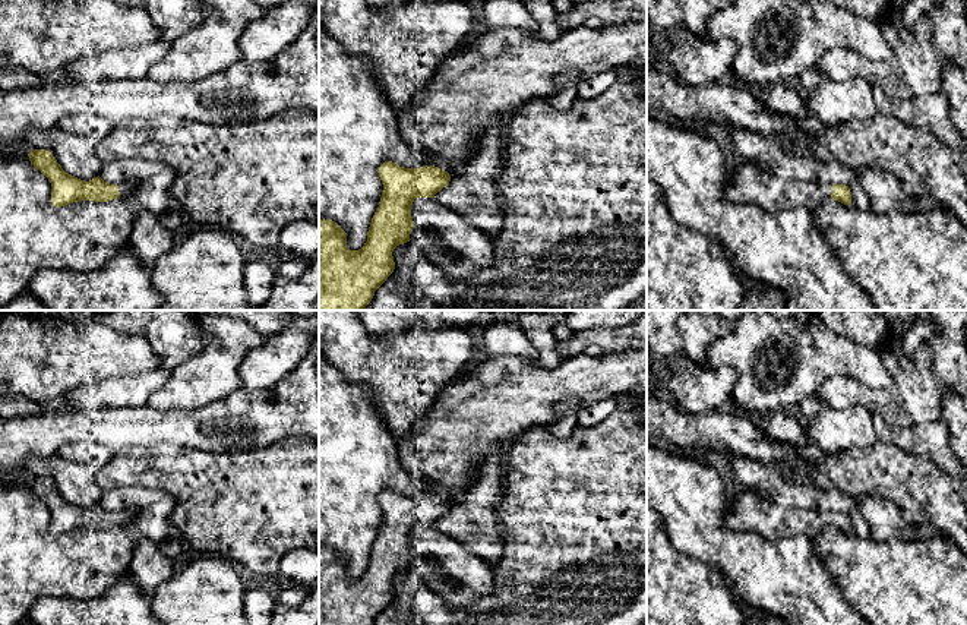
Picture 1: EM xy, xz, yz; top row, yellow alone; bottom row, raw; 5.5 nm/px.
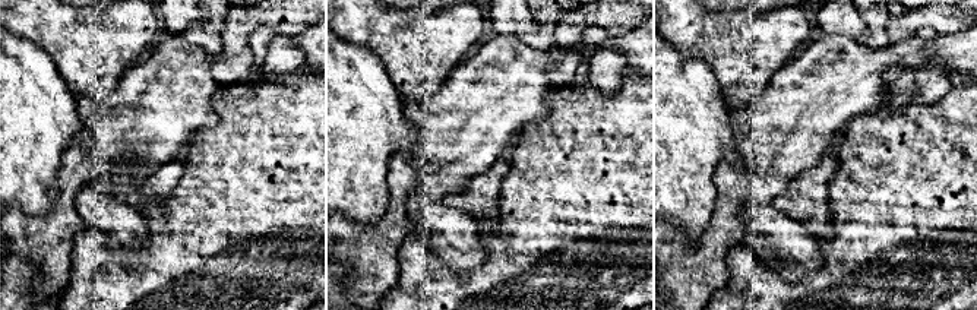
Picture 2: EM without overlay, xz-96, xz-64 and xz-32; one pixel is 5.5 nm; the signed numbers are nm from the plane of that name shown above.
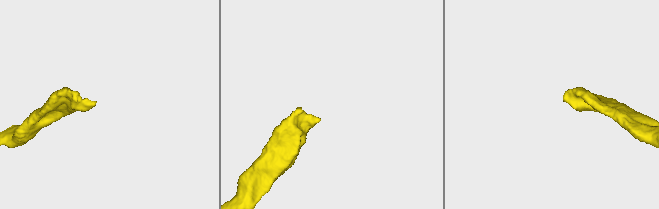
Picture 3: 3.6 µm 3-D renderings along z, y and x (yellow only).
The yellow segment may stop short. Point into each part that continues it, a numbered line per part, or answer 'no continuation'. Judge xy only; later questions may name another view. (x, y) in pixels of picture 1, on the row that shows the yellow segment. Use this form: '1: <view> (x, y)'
1: xy (126, 189)

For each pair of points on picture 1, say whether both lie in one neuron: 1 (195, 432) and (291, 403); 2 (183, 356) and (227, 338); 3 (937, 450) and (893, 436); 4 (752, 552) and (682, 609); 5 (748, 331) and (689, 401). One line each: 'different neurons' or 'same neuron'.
1: same neuron
2: different neurons
3: same neuron
4: different neurons
5: different neurons

